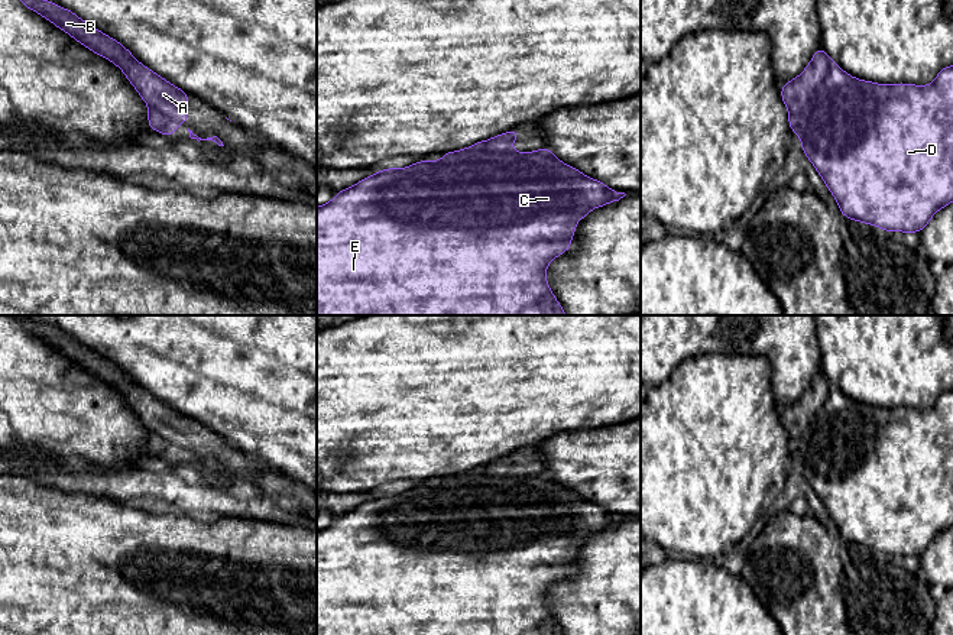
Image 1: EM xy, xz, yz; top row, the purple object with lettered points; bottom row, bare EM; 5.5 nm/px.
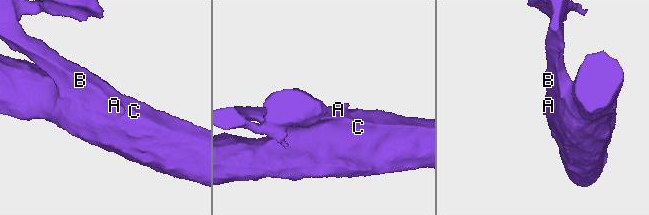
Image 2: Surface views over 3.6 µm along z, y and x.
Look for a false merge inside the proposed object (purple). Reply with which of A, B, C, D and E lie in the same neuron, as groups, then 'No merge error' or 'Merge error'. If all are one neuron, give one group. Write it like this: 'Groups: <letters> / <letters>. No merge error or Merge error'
Groups: A B / C D E. Merge error

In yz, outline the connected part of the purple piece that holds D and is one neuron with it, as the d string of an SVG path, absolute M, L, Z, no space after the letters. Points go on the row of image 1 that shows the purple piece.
M829 59L826 77L819 84L805 107L800 113L788 116L788 124L794 135L801 137L801 149L804 155L823 178L839 205L840 214L846 218L879 227L888 233L920 233L939 210L953 203L953 65L940 69L934 81L928 85L905 82L886 85L858 80L853 75L846 74L837 62Z

